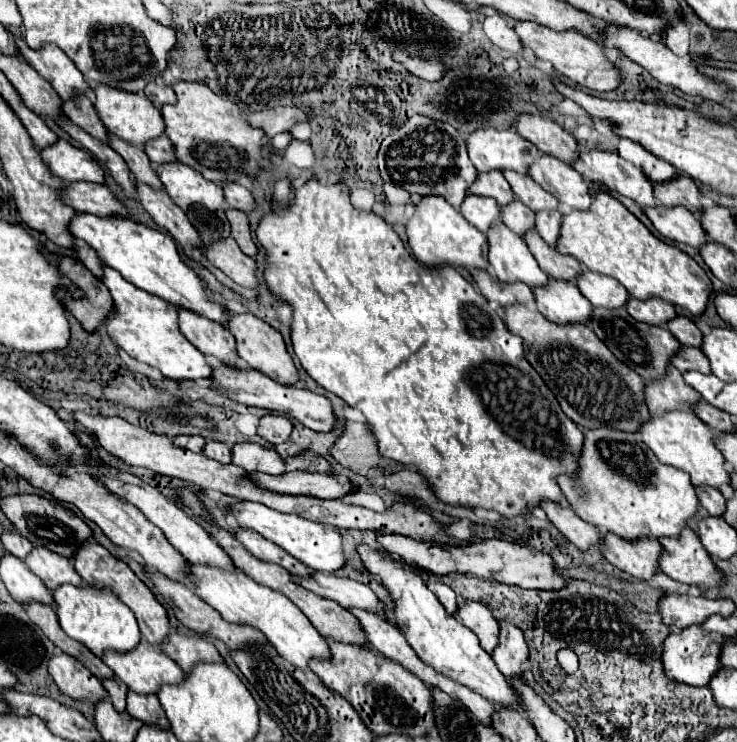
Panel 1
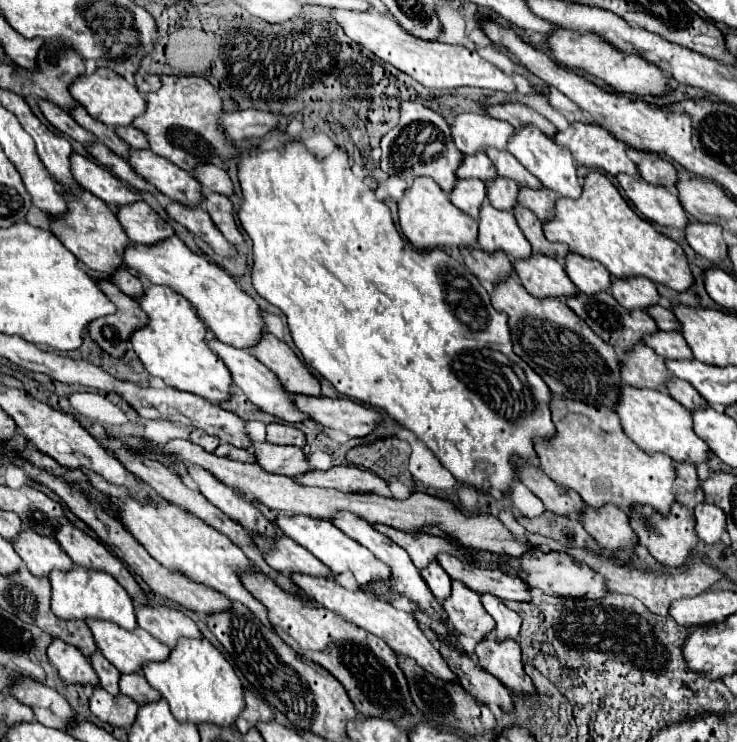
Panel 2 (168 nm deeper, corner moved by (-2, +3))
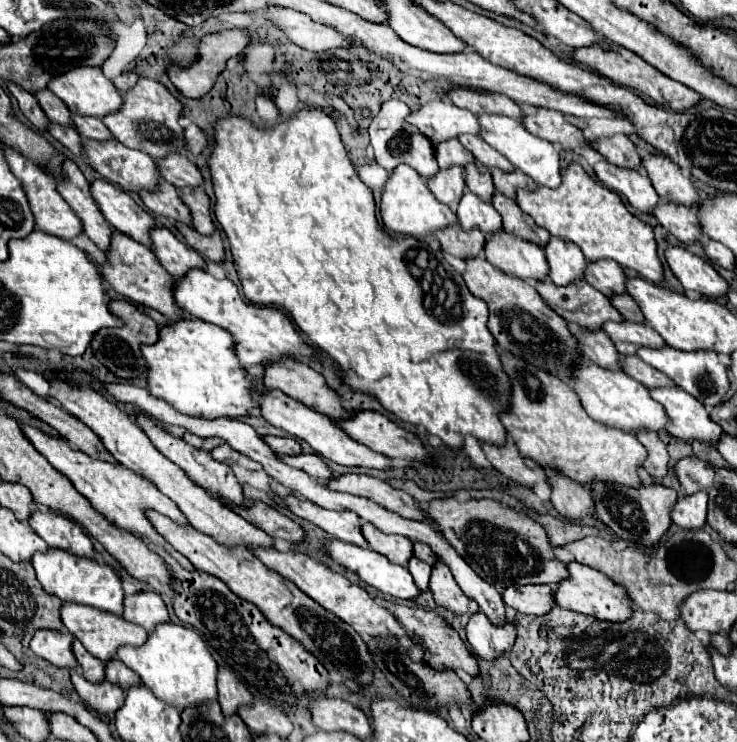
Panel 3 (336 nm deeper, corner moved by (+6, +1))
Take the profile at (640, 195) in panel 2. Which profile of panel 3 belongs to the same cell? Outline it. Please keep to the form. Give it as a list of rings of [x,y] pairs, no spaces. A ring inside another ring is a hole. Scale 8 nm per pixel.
[[[607,160],[597,162],[595,166],[597,178],[611,190],[623,194],[627,202],[645,214],[649,214],[659,204],[659,194],[651,186],[651,180],[645,172],[639,170],[623,170]]]

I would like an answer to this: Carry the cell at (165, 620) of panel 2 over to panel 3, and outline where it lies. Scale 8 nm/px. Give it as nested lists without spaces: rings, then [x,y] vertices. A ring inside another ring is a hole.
[[[137,592],[135,596],[125,596],[123,618],[143,626],[147,632],[155,630],[159,624],[171,622],[165,602],[155,592]]]

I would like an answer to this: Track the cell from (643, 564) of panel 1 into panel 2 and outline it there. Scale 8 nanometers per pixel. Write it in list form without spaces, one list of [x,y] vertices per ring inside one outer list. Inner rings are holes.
[[[609,504],[607,508],[583,508],[581,524],[597,540],[597,544],[607,550],[617,550],[619,546],[629,548],[637,544],[637,536],[621,508],[611,508]]]

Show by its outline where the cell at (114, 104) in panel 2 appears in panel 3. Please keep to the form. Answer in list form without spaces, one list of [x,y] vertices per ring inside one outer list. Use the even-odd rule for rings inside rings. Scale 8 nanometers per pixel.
[[[73,68],[61,76],[57,76],[55,80],[49,82],[49,90],[53,94],[57,94],[67,108],[73,114],[83,114],[83,116],[95,116],[95,118],[103,118],[107,114],[113,114],[115,110],[119,110],[123,106],[123,96],[119,94],[119,90],[115,88],[115,84],[103,74],[101,68]]]

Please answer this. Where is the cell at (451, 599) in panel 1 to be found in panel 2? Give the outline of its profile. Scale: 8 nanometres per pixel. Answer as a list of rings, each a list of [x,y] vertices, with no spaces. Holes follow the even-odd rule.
[[[431,562],[427,568],[423,568],[421,576],[423,576],[425,584],[429,584],[431,592],[437,598],[445,600],[451,594],[451,578],[447,576],[447,572],[437,562]]]

